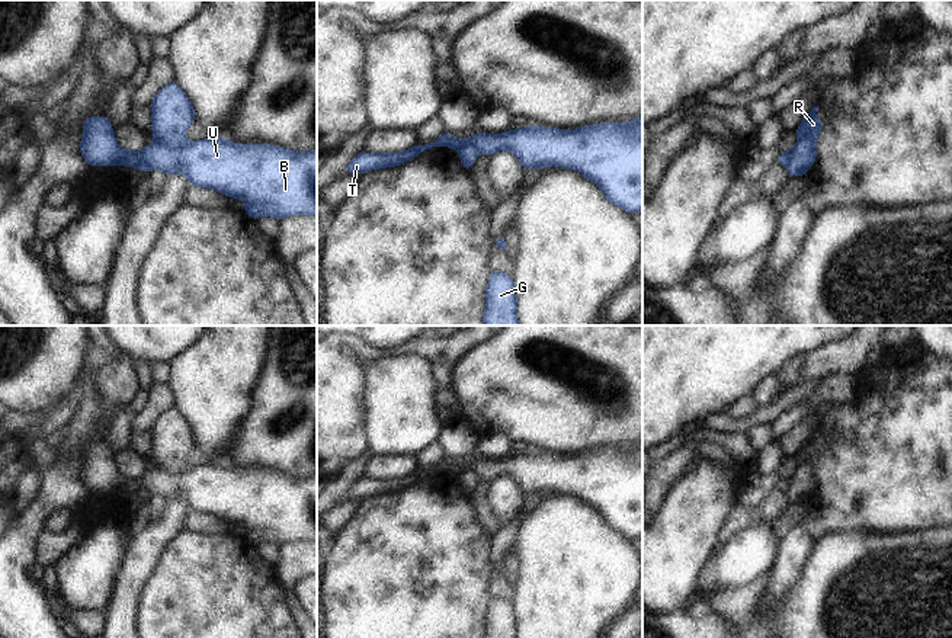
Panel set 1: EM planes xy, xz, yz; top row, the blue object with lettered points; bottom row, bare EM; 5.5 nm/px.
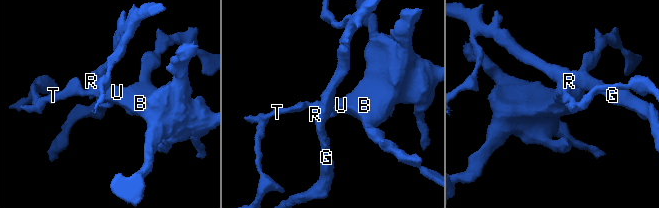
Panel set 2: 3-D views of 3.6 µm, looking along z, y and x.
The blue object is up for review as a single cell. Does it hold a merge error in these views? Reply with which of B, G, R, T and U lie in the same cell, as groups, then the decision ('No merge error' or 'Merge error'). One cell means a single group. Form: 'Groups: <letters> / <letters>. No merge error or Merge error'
Groups: B T U / G R. Merge error

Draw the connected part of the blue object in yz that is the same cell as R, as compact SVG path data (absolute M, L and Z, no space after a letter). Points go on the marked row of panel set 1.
M818 106L801 121L796 131L796 147L792 150L791 161L786 166L791 177L804 176L817 158L817 138L823 128L821 119L815 115Z

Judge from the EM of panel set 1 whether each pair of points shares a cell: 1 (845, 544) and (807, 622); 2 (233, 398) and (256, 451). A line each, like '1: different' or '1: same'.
1: same
2: different

